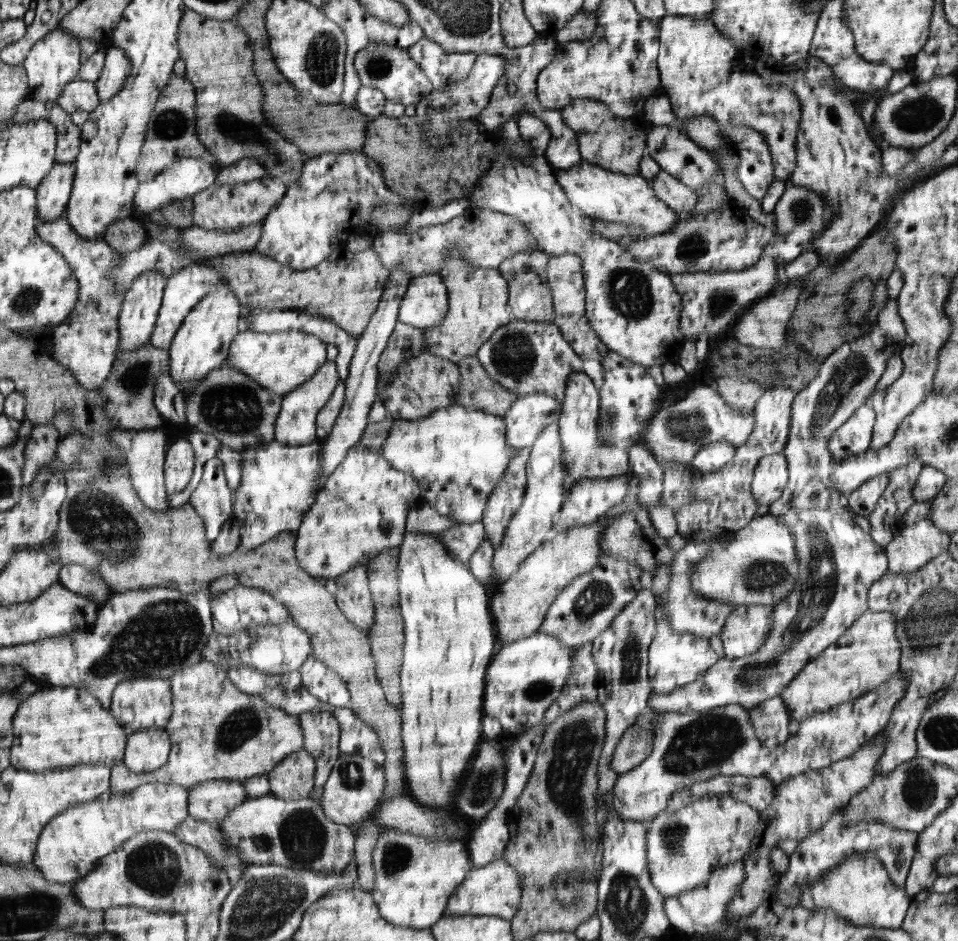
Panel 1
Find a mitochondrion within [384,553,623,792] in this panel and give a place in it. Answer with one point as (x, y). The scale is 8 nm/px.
(596, 595)

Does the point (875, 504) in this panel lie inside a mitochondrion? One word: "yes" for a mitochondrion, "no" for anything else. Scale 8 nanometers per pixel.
no

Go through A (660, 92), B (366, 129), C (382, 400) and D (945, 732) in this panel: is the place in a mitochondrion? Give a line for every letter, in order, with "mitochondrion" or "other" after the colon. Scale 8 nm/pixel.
A: other
B: other
C: other
D: mitochondrion

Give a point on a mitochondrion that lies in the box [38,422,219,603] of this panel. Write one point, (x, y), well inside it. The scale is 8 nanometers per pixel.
(97, 518)

